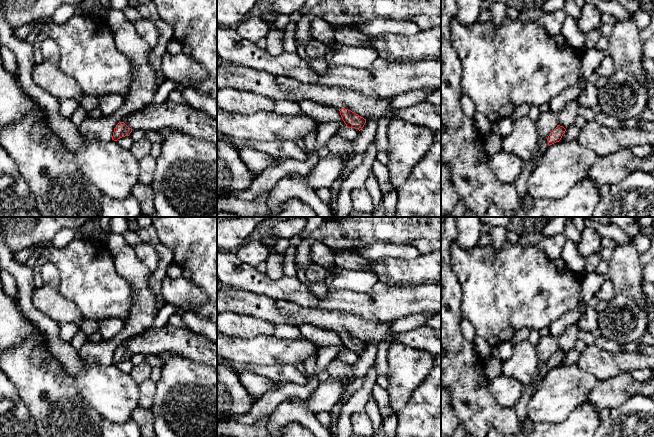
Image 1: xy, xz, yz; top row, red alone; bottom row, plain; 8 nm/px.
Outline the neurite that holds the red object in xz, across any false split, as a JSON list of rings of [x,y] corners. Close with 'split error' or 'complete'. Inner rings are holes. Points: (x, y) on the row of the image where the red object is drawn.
[[[341,108],[339,111],[347,128],[355,128],[360,131],[364,127],[366,119],[363,117],[345,108]]] | complete

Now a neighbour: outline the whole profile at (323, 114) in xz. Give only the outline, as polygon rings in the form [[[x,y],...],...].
[[[303,99],[298,103],[304,114],[313,117],[320,123],[343,121],[339,109],[323,106],[307,99]]]

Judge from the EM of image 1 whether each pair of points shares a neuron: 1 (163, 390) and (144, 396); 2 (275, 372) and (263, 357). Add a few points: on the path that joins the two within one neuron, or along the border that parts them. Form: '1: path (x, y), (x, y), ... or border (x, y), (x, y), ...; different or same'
1: border (155, 383), (154, 401), (150, 408); different
2: border (247, 363), (262, 365), (292, 364), (294, 366); different

